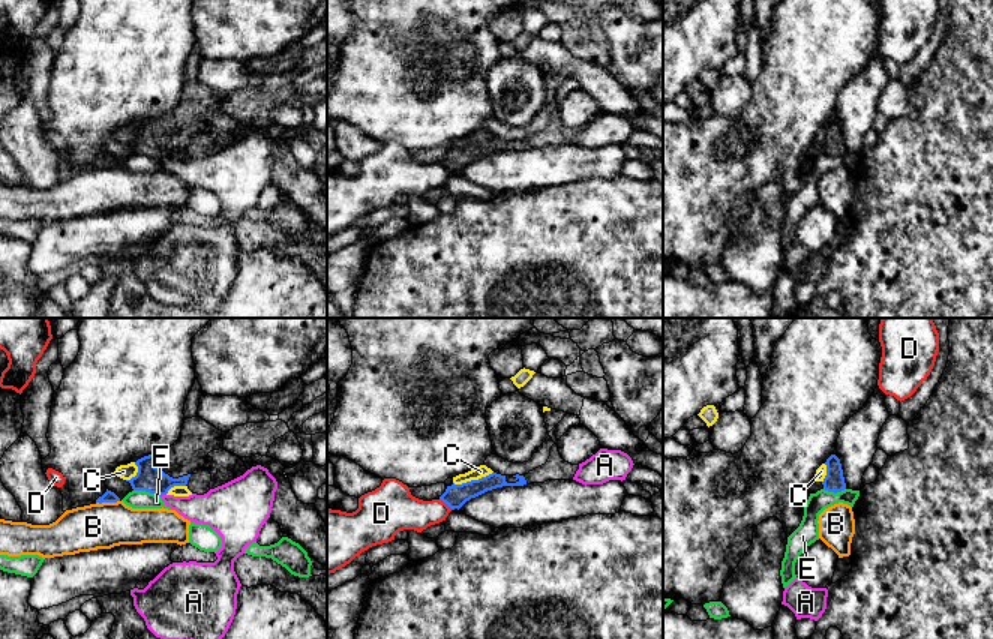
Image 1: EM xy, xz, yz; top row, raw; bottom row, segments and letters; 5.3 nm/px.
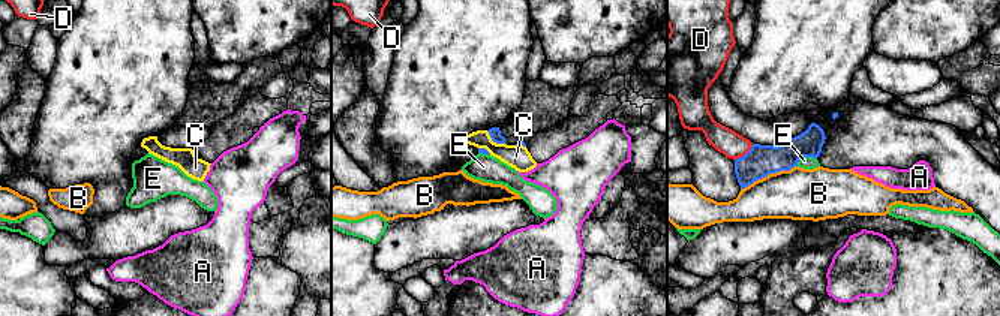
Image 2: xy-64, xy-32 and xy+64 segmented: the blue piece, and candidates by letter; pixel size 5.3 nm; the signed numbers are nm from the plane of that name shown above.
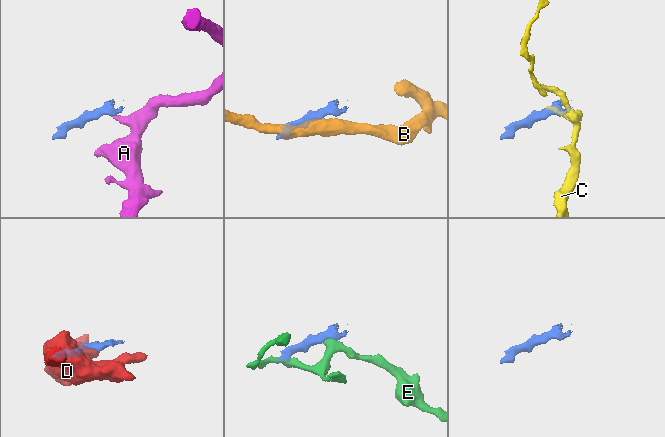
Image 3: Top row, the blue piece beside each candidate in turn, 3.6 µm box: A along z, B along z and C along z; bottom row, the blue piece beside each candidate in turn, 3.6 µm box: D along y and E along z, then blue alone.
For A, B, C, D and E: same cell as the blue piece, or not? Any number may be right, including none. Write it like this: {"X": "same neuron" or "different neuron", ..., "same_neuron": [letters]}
{"A": "different neuron", "B": "different neuron", "C": "different neuron", "D": "different neuron", "E": "different neuron", "same_neuron": []}

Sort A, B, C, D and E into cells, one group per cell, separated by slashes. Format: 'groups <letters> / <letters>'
groups A / B / C / D / E

